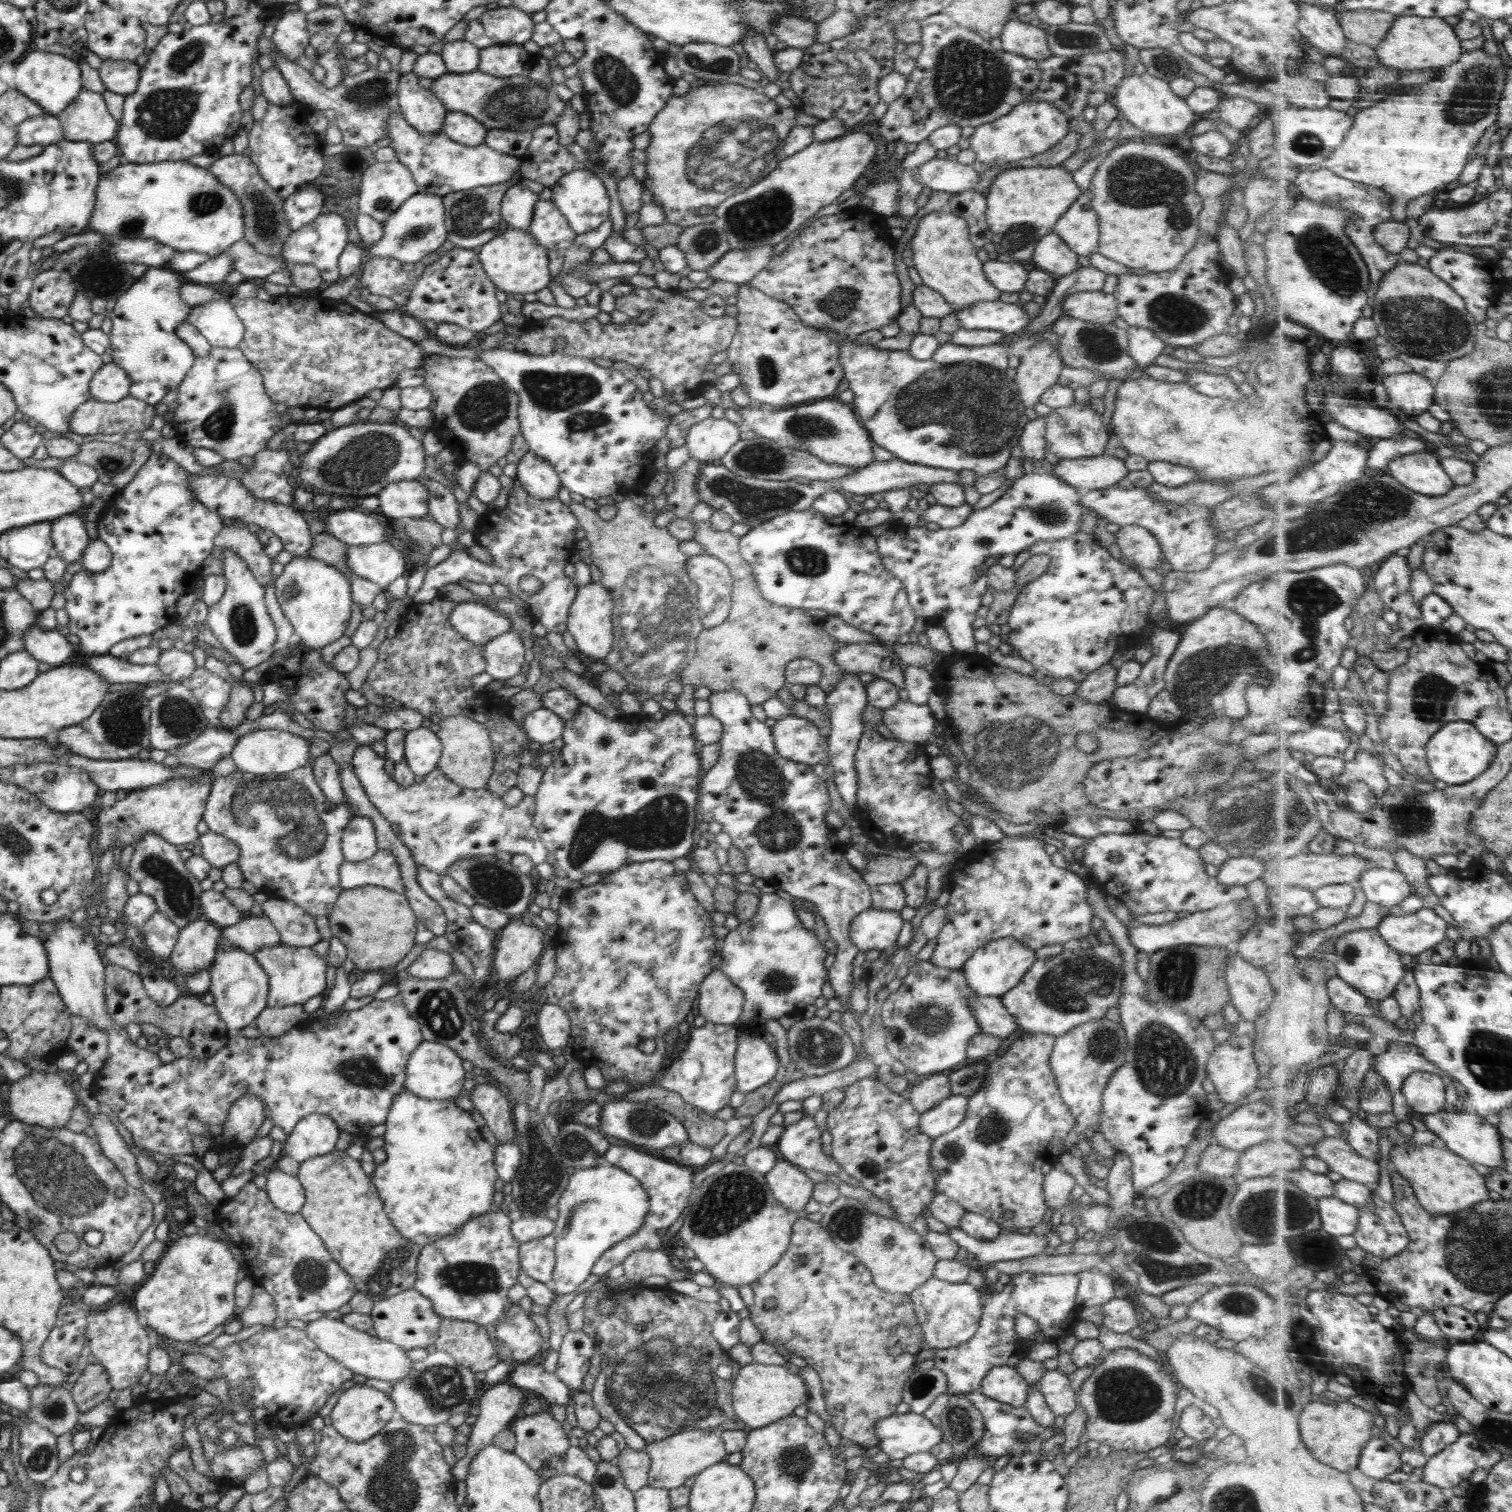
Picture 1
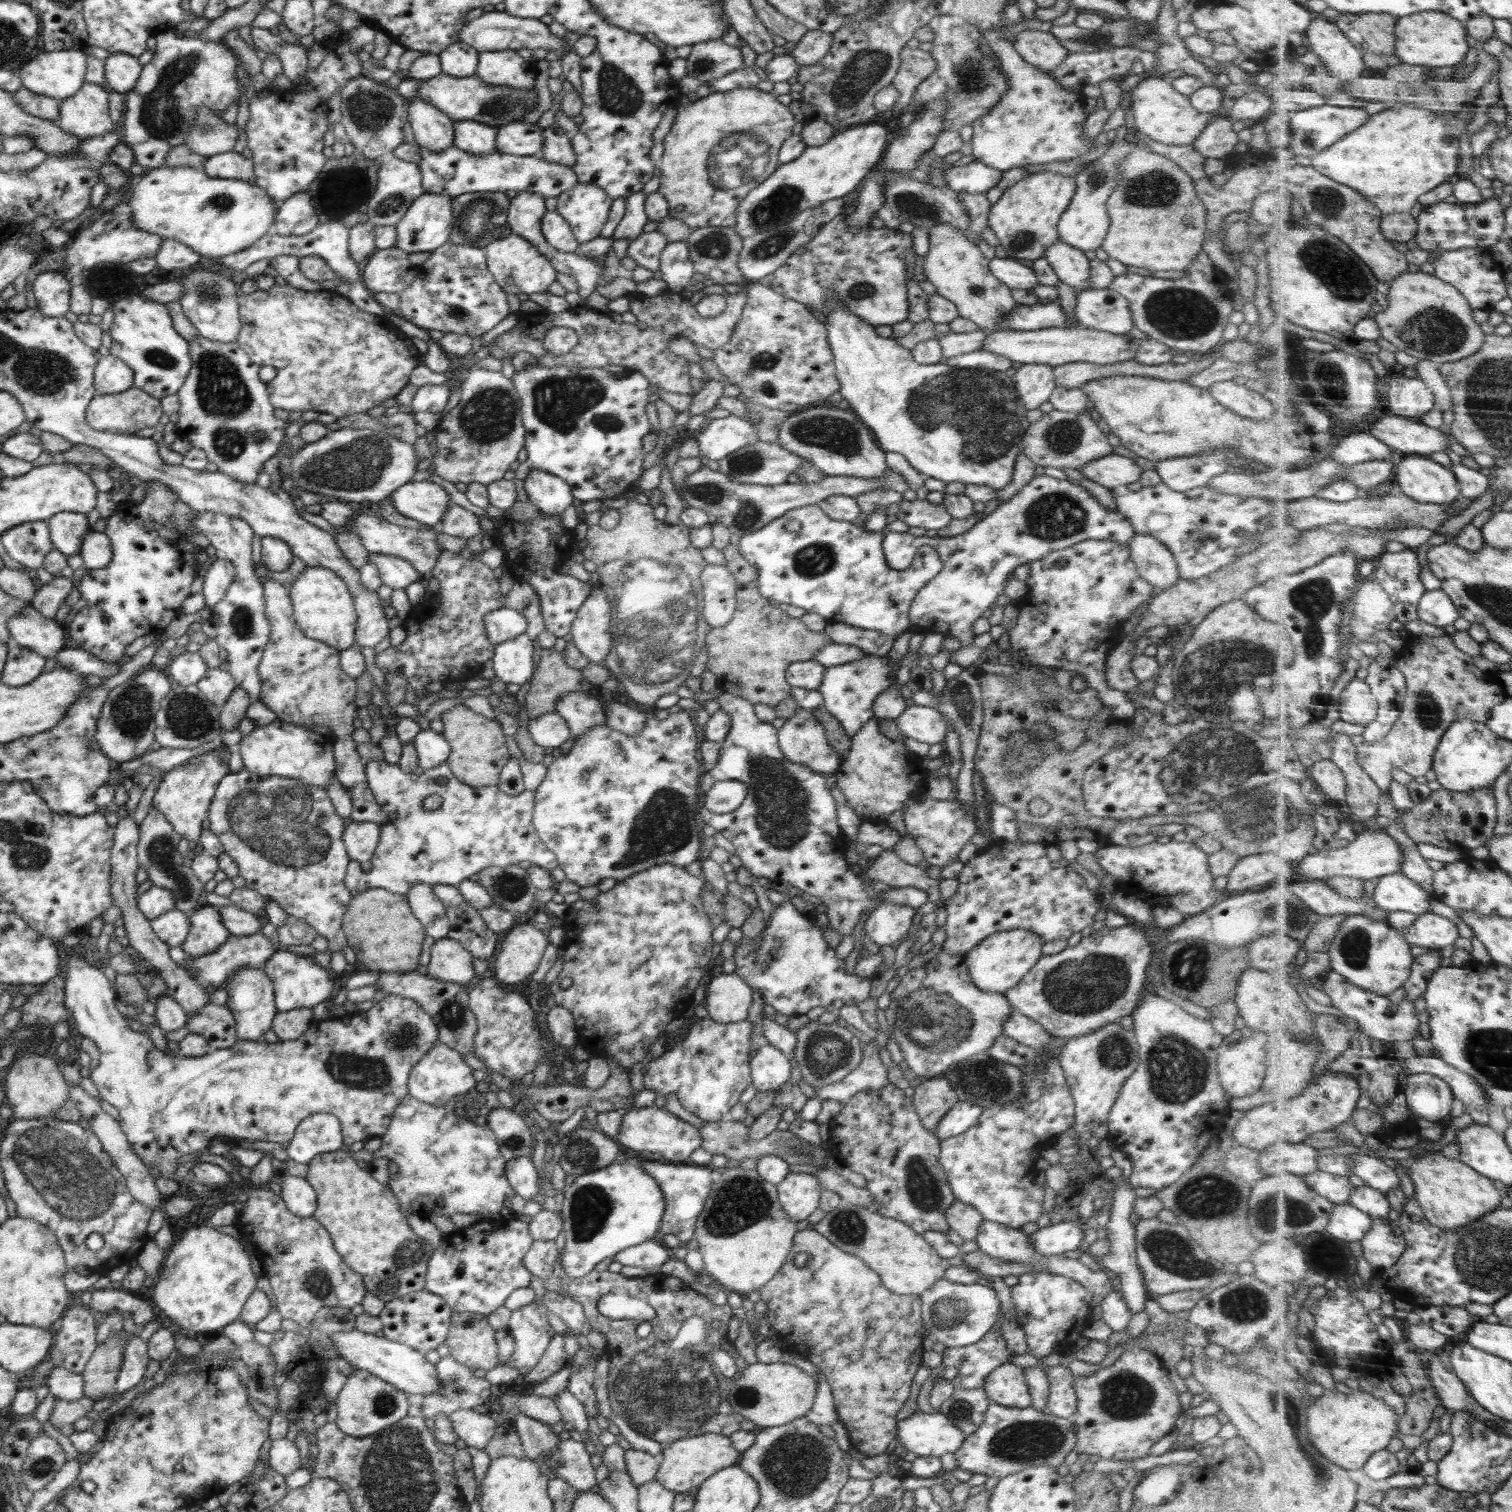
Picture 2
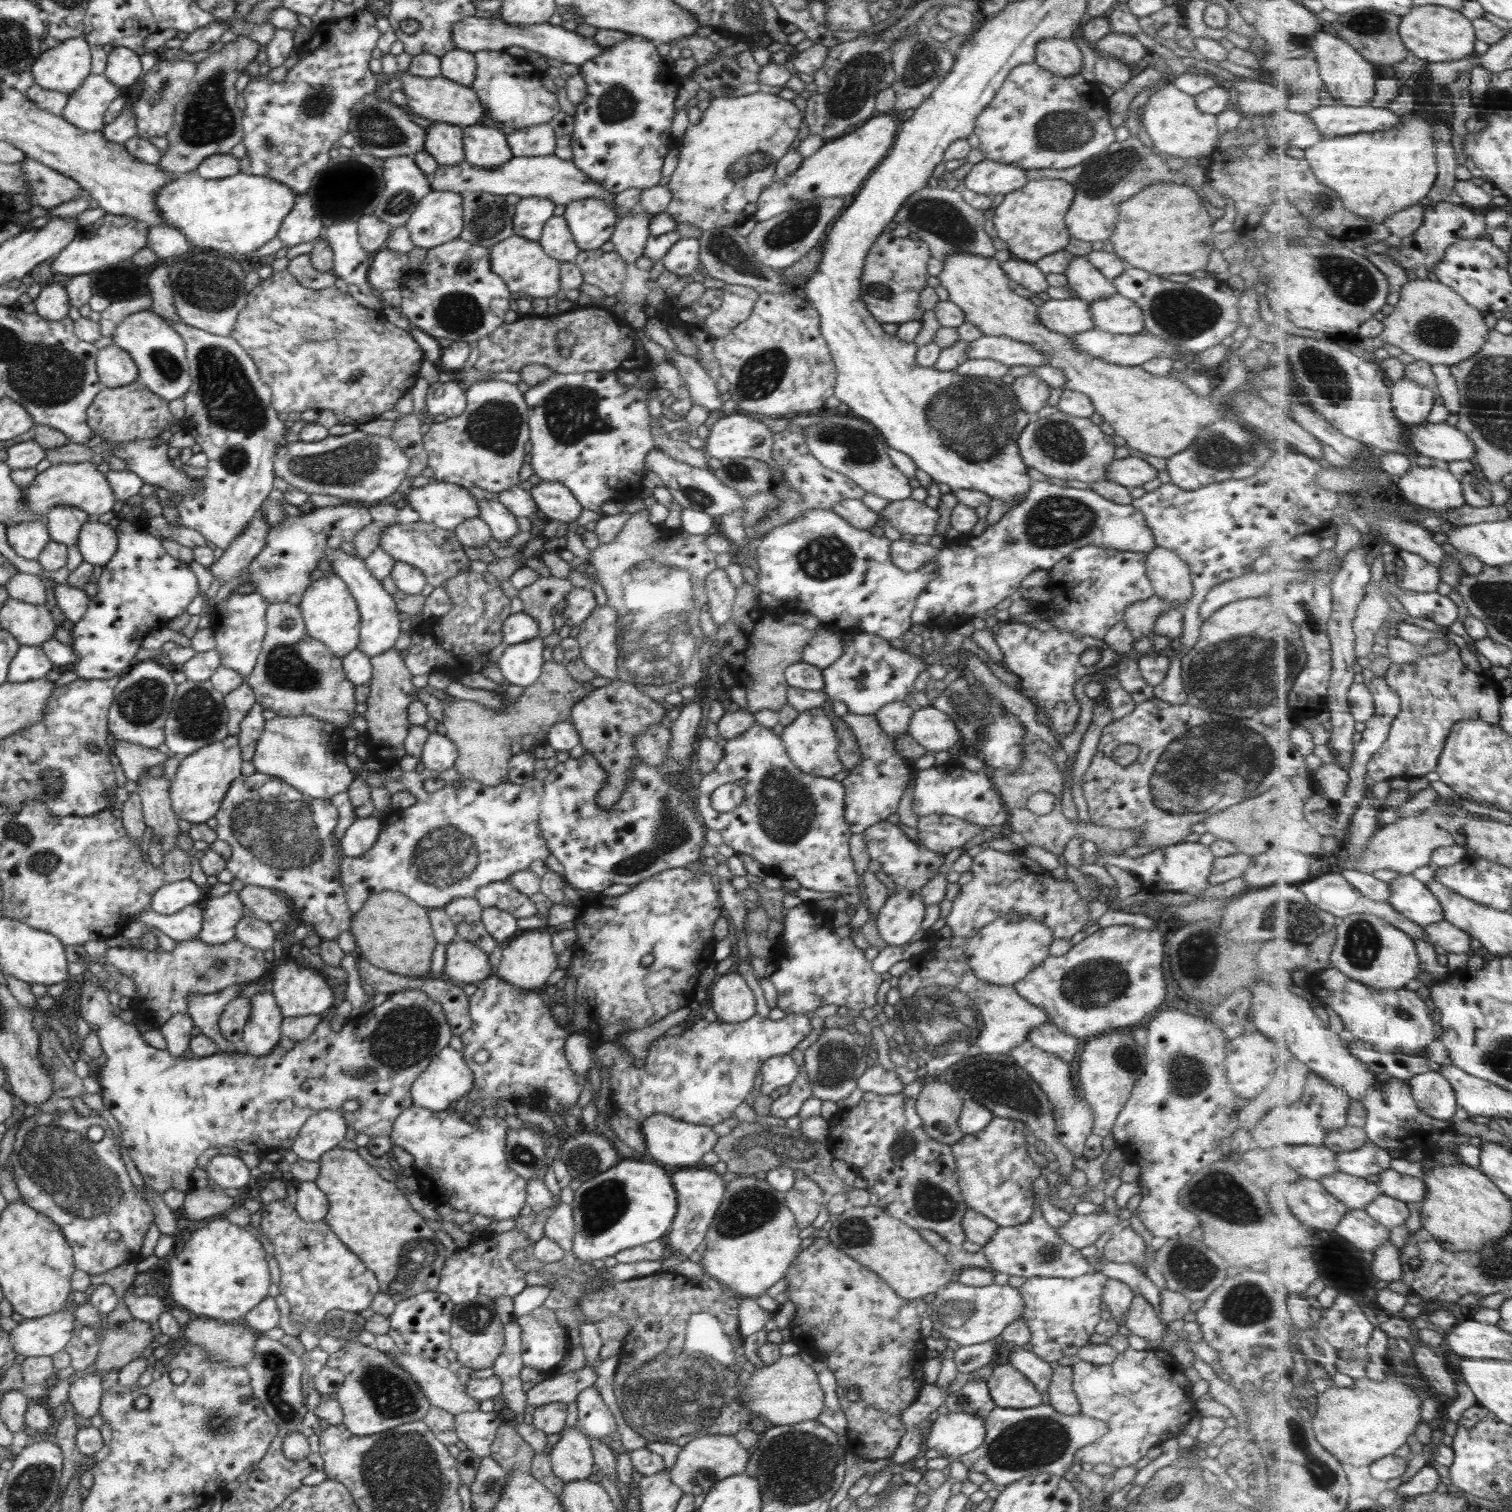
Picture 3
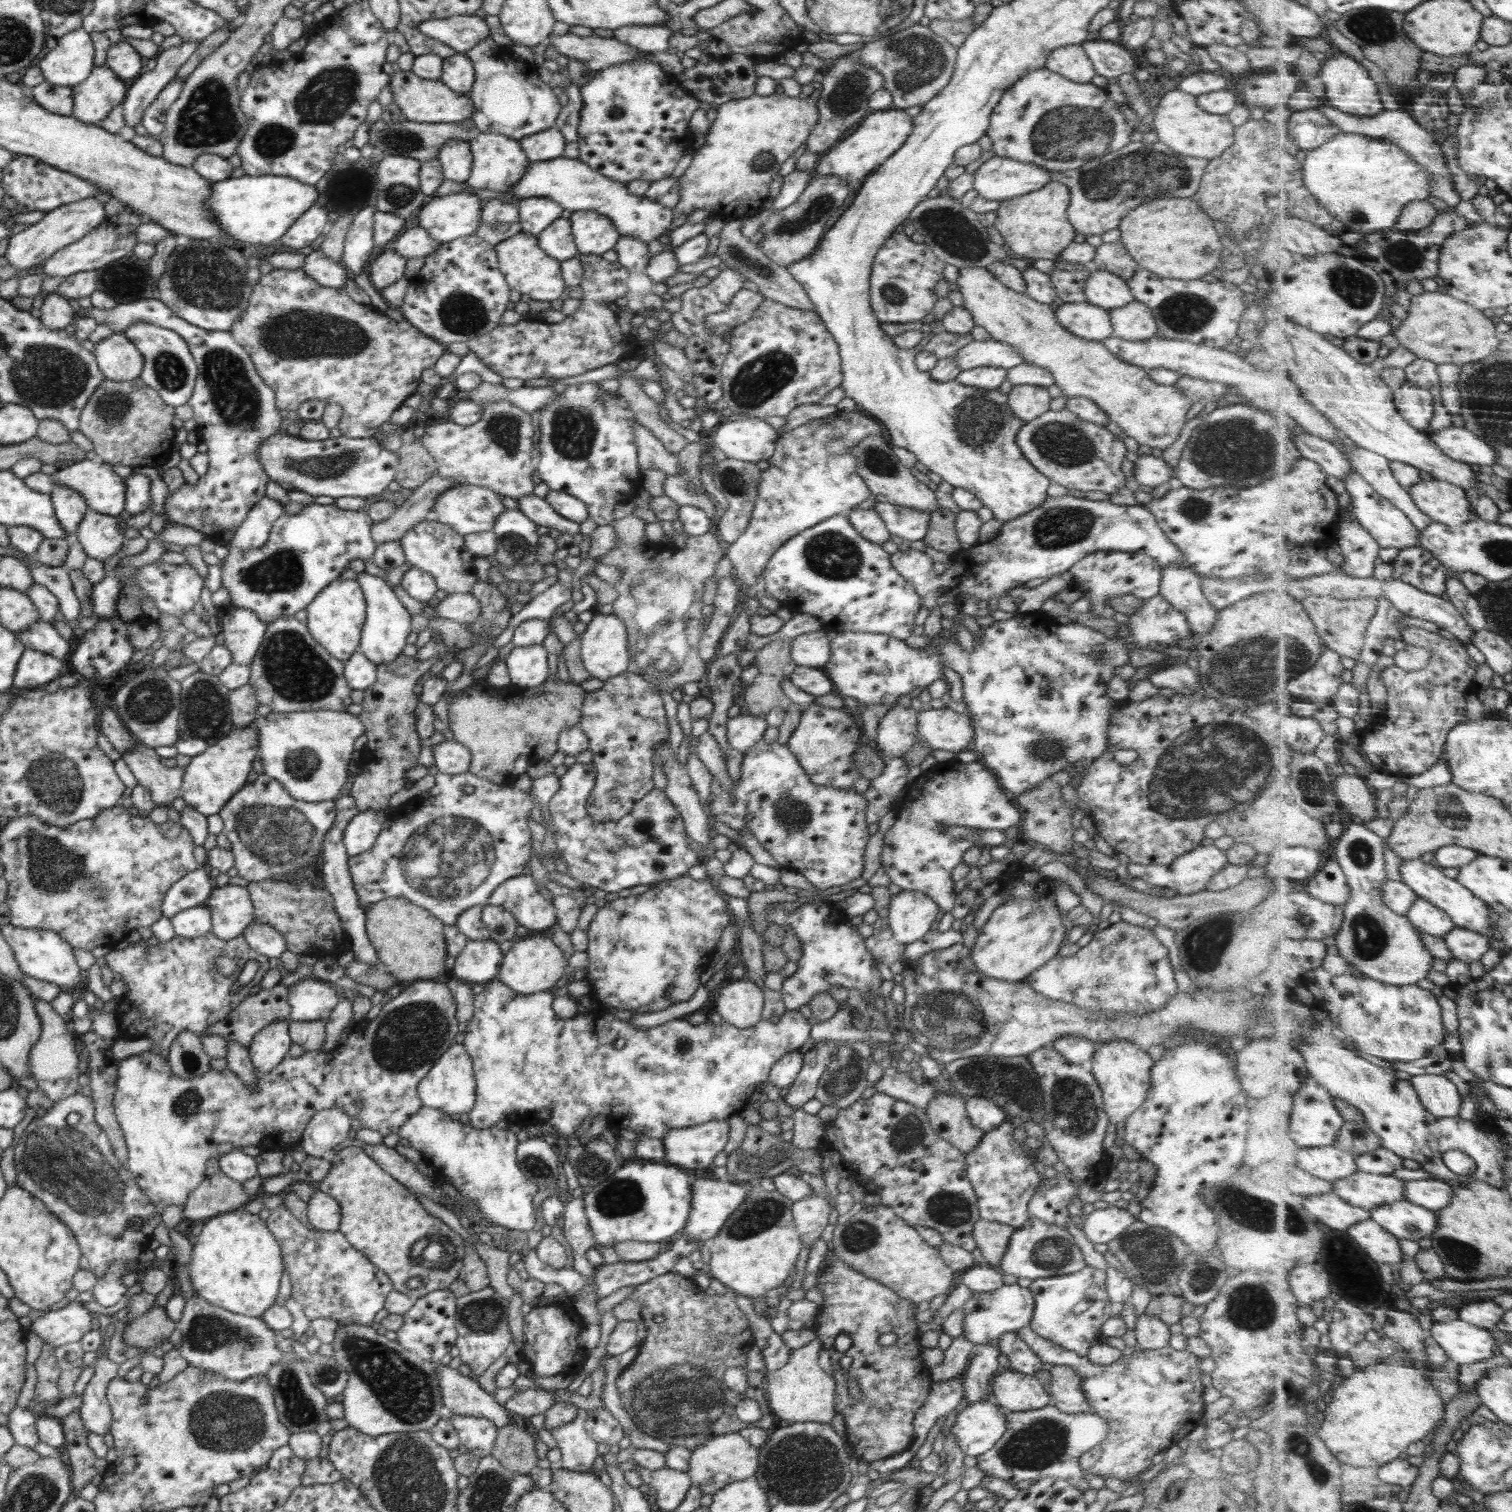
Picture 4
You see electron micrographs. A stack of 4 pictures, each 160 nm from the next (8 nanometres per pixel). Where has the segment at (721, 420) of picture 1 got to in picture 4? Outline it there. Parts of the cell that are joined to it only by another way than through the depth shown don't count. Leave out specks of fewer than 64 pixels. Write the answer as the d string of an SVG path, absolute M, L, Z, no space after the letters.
M723 419L707 434L710 446L717 446L726 456L757 463L774 454L779 433L764 419Z

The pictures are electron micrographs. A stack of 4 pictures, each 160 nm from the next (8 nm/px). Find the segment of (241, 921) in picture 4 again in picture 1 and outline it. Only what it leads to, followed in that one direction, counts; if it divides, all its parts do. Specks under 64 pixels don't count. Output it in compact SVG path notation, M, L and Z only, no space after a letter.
M203 917L191 920L180 932L166 962L178 976L187 972L208 970L217 953L219 942L222 941L221 929Z

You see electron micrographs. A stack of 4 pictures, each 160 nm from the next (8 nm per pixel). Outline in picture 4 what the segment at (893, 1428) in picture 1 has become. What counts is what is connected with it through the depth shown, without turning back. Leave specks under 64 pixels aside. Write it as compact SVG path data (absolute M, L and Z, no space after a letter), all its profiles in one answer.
M992 1399L969 1404L956 1415L948 1433L953 1434L965 1455L977 1457L988 1452L1006 1432L1003 1410Z

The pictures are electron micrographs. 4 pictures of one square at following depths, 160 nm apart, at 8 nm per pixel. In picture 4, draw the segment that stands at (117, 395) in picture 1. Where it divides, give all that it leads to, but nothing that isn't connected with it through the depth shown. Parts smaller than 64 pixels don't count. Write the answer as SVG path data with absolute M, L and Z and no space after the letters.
M123 331L112 333L95 345L97 365L108 380L134 380L141 375L144 357Z

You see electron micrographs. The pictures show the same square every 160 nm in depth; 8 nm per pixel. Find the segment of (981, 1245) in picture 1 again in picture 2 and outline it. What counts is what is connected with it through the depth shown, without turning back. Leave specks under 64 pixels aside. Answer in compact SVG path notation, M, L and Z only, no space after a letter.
M1069 1217L1067 1221L1051 1224L1034 1232L1031 1246L1040 1254L1061 1254L1068 1250L1084 1249L1082 1220Z

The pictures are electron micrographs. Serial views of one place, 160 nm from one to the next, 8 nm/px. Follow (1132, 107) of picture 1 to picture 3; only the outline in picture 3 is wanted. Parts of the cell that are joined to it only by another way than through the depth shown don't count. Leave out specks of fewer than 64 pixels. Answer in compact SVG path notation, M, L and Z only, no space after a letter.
M1172 83L1158 86L1145 105L1141 120L1144 132L1152 139L1154 149L1160 154L1176 158L1197 160L1210 157L1219 144L1220 131L1215 114L1201 111L1195 104L1195 97L1175 87Z

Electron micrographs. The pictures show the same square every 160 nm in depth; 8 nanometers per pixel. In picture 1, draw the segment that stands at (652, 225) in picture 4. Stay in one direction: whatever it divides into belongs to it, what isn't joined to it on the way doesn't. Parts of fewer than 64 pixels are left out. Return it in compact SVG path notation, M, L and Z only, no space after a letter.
M401 111L390 113L387 137L392 140L390 147L396 152L397 162L405 165L414 176L419 194L444 197L453 192L494 186L494 184L508 182L520 170L520 157L497 152L486 146L485 143L479 146L465 146L450 140L443 133L438 135L418 134L402 118Z

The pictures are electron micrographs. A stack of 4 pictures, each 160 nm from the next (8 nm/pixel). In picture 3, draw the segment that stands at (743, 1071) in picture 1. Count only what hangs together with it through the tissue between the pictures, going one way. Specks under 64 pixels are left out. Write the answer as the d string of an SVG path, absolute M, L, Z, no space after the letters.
M788 1053L766 1059L759 1071L762 1074L762 1095L770 1095L780 1087L792 1085L798 1077L799 1066L794 1063L791 1053Z

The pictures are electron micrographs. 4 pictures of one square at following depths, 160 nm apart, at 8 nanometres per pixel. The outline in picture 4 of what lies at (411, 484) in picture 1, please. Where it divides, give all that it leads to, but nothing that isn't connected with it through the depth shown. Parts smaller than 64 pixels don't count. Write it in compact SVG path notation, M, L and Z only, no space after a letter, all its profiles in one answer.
M456 484L436 497L433 510L438 514L438 522L451 526L458 534L492 531L495 520L506 509L501 497L497 492L483 486Z

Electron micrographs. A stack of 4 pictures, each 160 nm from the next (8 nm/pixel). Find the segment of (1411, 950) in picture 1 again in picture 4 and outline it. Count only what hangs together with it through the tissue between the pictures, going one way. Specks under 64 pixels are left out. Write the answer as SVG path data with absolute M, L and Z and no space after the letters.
M1456 927L1454 931L1449 932L1449 935L1445 936L1445 939L1448 946L1453 950L1453 956L1466 963L1474 962L1474 960L1482 960L1482 956L1492 950L1490 936L1462 927Z

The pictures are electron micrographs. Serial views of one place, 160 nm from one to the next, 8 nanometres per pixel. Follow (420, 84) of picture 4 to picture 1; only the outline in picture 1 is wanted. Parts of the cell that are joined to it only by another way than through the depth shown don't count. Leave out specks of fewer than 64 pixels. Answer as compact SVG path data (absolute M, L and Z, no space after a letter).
M478 69L469 73L451 73L447 70L446 74L434 79L430 90L446 110L472 116L487 130L532 131L542 125L554 125L566 105L556 94L554 86L546 86L525 76L498 78Z

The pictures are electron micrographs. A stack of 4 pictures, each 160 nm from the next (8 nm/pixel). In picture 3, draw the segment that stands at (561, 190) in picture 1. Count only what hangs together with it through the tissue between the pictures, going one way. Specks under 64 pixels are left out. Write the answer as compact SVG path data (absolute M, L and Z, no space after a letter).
M594 198L570 202L563 217L581 251L600 249L602 244L610 240L618 221L614 211L606 208L602 200Z

